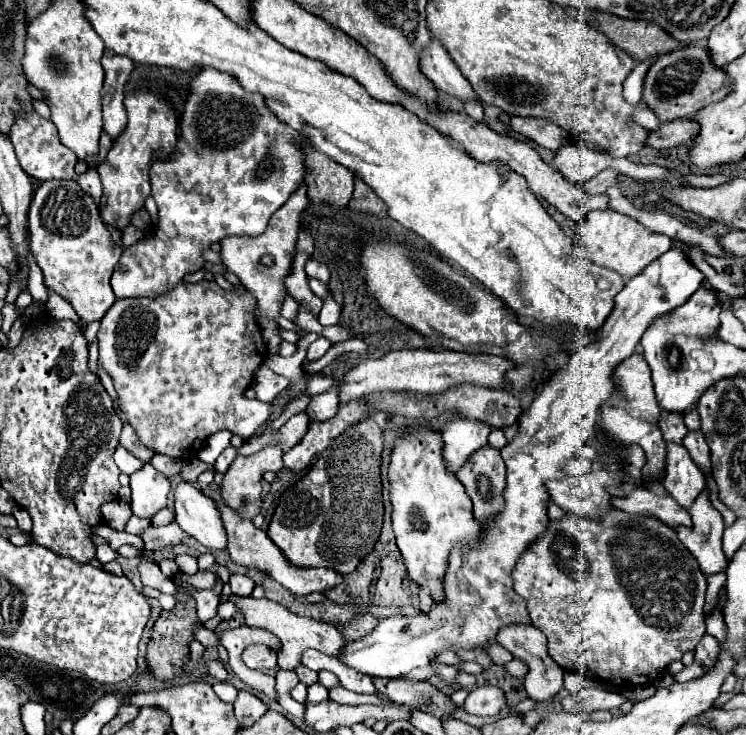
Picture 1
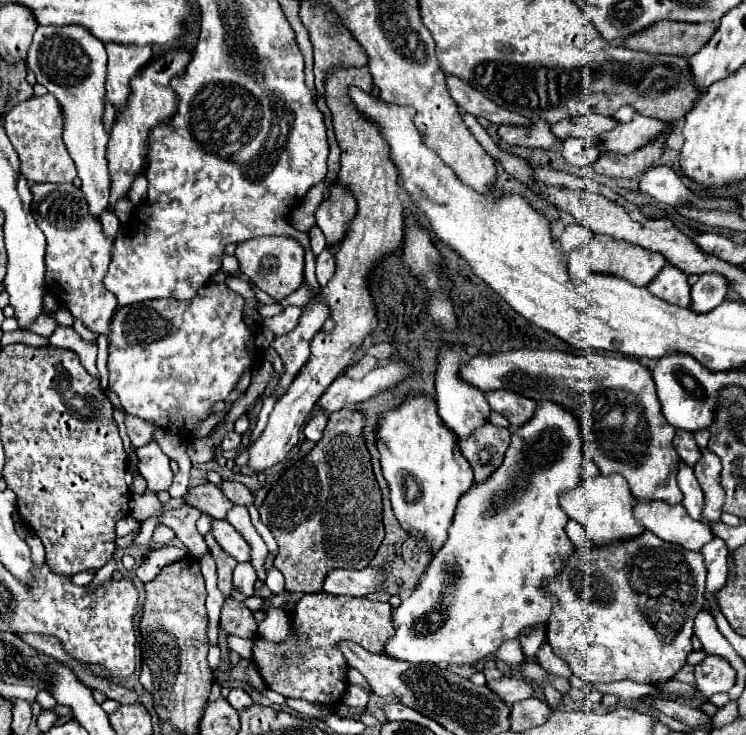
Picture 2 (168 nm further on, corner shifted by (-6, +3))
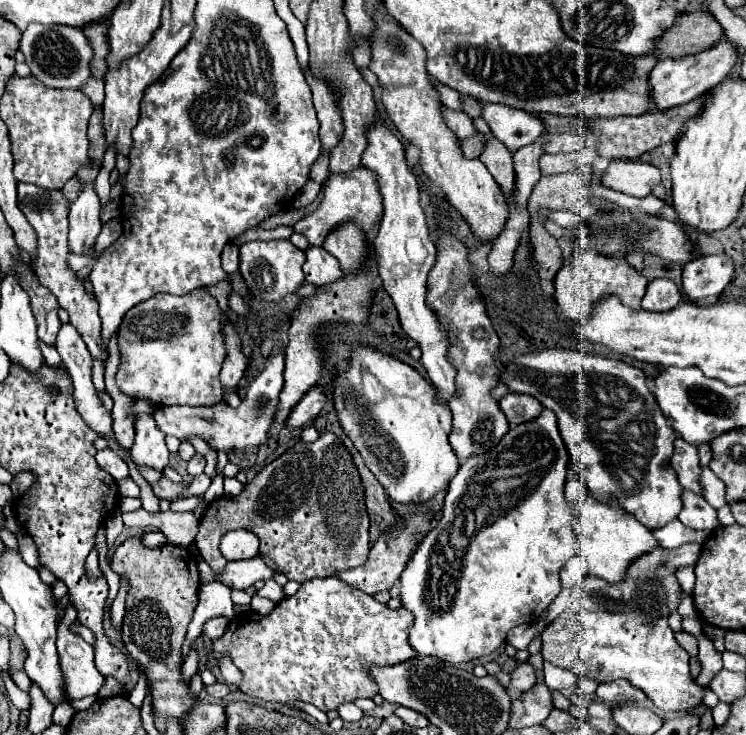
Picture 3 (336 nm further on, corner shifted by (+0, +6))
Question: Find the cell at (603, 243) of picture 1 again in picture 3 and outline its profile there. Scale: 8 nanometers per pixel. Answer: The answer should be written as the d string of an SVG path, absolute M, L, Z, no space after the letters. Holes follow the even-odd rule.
M576 253L570 257L570 263L558 271L554 279L556 289L554 299L564 317L572 319L574 323L588 323L588 315L592 315L594 303L608 295L620 297L620 301L624 301L626 307L640 309L646 285L648 285L646 277L636 269L632 269L626 259L610 259L598 253Z

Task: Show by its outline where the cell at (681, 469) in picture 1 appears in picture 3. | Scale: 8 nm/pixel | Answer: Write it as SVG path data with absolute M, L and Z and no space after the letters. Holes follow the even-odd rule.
M684 491L682 495L682 511L678 519L690 529L718 529L716 509L712 509L702 495L694 495L692 491Z

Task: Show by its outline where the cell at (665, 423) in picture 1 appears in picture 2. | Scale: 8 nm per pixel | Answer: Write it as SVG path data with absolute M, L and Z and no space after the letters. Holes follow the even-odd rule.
M676 430L674 448L676 448L678 456L690 466L694 466L700 460L700 448L694 440L694 434L686 434L686 430Z

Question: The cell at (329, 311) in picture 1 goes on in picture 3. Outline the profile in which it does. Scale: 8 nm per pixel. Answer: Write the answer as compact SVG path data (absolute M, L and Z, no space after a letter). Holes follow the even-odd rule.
M308 247L306 263L304 263L306 281L312 285L330 285L342 279L342 269L336 257L332 257L322 247Z

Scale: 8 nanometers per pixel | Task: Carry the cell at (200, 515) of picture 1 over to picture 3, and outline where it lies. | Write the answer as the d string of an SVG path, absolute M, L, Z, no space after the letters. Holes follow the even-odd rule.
M246 529L228 531L220 541L220 551L228 561L252 559L258 555L258 537Z

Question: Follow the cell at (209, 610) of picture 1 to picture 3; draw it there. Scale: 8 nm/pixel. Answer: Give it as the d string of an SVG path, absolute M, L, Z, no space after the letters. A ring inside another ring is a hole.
M322 433L314 443L302 443L302 441L298 441L298 443L296 443L294 447L290 447L284 455L280 455L280 457L274 459L270 465L266 465L252 481L248 481L248 483L244 485L244 489L242 489L240 495L236 495L236 497L226 497L226 495L224 495L224 497L216 497L216 499L208 505L206 513L204 513L202 519L200 519L200 531L198 531L196 539L194 539L194 543L196 543L196 547L198 547L202 559L208 563L214 571L222 571L222 569L224 569L224 563L226 563L224 555L222 555L220 549L218 549L222 535L224 535L226 531L236 529L249 530L259 538L260 556L267 565L270 565L270 568L276 572L284 573L288 579L294 579L294 581L298 581L298 583L304 583L304 581L314 579L314 577L328 577L328 575L336 575L336 573L340 573L340 571L348 571L348 569L352 569L352 567L364 565L366 559L368 559L368 551L370 551L368 523L370 523L370 519L368 519L366 505L364 505L364 487L362 487L360 475L358 475L358 471L356 471L356 467L354 467L354 463L352 463L350 453L346 451L346 447L340 443L340 439L338 439L334 433Z

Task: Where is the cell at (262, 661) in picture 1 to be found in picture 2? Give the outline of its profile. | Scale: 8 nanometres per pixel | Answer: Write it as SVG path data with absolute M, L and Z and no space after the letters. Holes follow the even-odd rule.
M230 636L230 638L228 638L228 646L230 646L230 650L236 652L240 658L252 662L252 658L254 658L254 638L244 640L244 638L238 638L238 636Z

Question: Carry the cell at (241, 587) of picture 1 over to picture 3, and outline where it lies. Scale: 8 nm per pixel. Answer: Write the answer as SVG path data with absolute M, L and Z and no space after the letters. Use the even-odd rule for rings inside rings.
M200 557L197 558L197 567L202 584L218 581L230 589L248 589L256 581L268 581L274 577L274 569L270 569L262 561L262 557L254 557L248 561L228 561L220 574L214 574Z

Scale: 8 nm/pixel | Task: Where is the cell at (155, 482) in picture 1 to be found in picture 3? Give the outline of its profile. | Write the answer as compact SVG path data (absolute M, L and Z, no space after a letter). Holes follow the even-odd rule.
M132 399L138 419L134 419L136 429L136 441L130 447L132 459L140 465L152 467L156 471L162 471L168 465L168 447L166 447L166 435L156 427L154 421L154 403L148 403L148 399Z

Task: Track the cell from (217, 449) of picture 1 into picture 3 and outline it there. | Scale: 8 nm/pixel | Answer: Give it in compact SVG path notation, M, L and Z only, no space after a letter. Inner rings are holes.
M217 474L215 478L212 479L212 483L208 490L203 495L203 500L207 502L212 502L216 497L221 496L224 494L224 475L223 474Z

